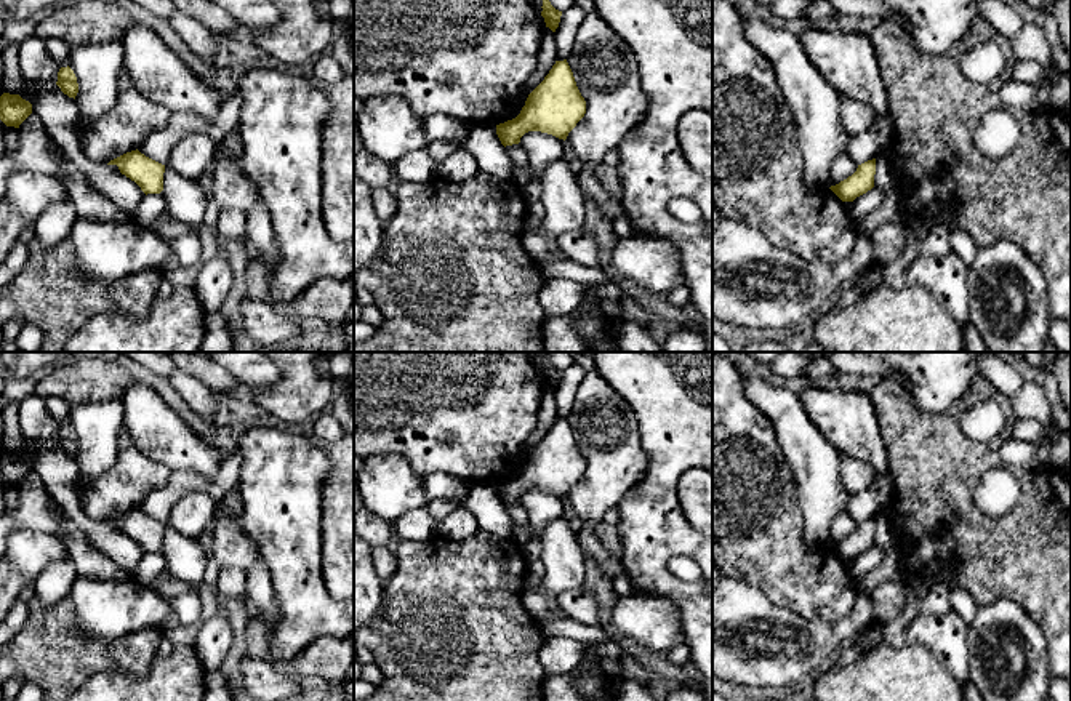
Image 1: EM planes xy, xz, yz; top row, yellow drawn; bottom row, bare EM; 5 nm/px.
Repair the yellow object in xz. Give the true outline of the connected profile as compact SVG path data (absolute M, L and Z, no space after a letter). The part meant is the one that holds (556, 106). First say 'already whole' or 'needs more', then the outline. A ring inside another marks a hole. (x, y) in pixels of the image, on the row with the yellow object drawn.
already whole; M567 59L556 61L544 80L528 94L520 114L496 125L496 134L504 147L519 144L528 131L548 133L565 141L584 114L586 101Z

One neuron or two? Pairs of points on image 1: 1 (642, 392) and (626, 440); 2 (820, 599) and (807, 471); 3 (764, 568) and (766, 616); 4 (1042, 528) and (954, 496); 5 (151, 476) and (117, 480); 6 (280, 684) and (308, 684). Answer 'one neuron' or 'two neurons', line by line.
1: two neurons
2: two neurons
3: two neurons
4: one neuron
5: one neuron
6: two neurons

